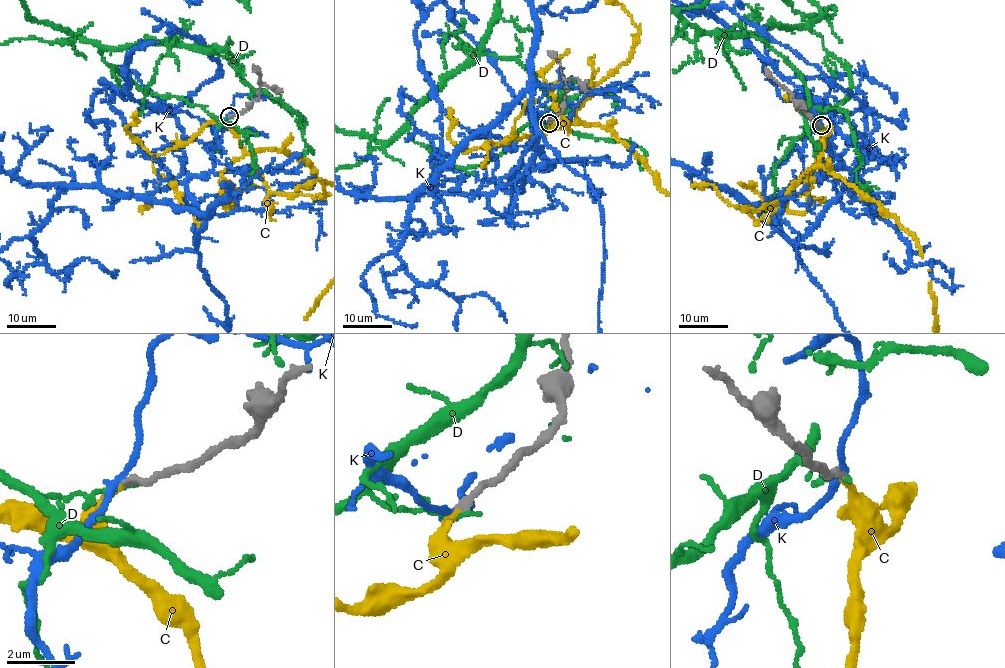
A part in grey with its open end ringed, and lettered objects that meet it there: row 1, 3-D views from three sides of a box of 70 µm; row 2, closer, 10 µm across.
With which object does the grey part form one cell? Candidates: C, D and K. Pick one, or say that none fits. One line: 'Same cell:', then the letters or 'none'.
Same cell: C

